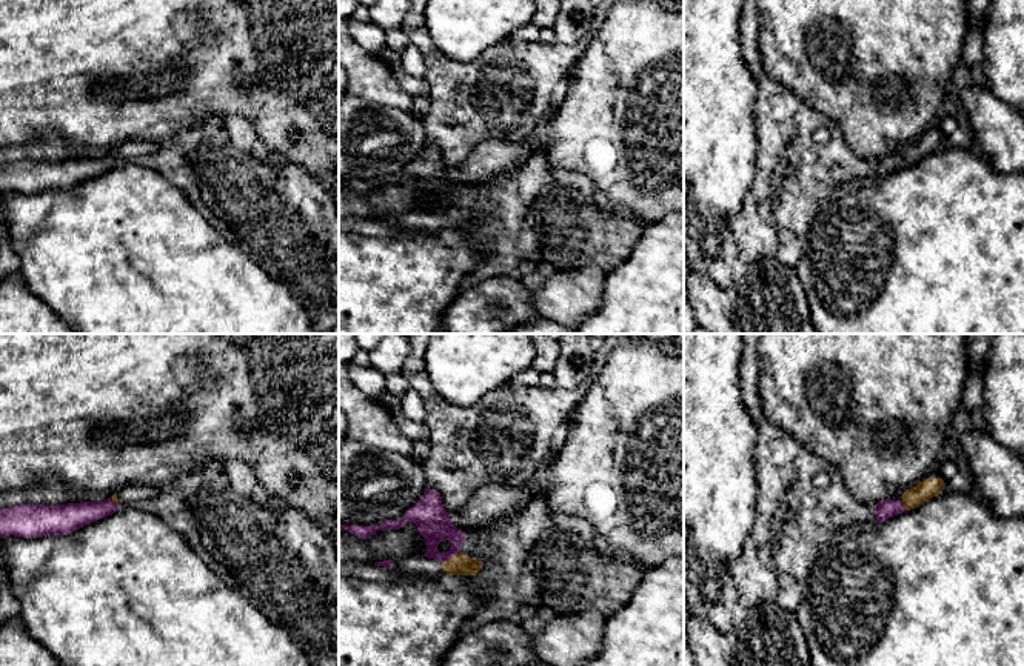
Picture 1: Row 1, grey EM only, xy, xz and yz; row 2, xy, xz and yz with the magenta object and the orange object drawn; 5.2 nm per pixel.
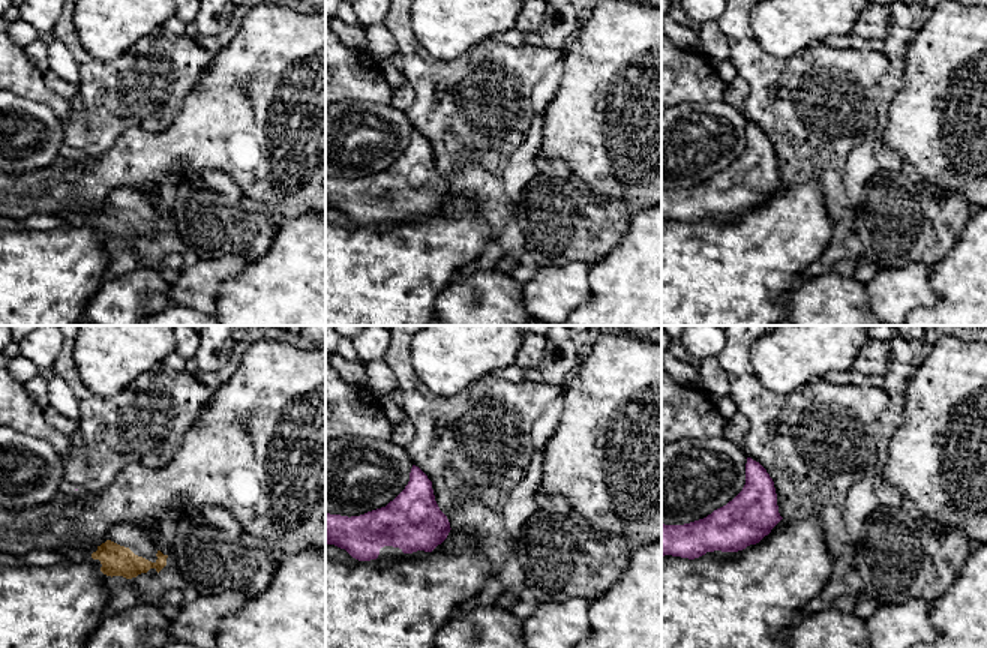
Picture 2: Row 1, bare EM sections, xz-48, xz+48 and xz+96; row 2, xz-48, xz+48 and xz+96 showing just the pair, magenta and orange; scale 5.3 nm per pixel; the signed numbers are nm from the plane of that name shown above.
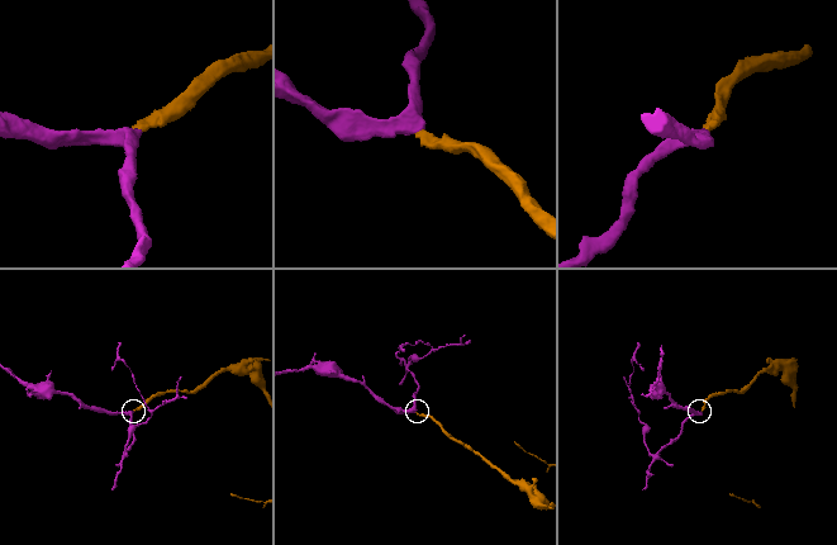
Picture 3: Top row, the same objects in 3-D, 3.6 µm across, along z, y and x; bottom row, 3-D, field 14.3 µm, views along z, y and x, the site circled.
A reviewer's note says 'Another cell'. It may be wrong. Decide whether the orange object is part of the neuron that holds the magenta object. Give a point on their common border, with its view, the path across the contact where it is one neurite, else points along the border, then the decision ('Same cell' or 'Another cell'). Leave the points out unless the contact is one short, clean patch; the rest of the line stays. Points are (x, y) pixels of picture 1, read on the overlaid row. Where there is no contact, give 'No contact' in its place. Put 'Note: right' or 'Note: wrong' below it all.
Touches magenta at xz (451, 557). Path across: xz (433, 522), (455, 540), (451, 557), (459, 565). Same cell
Note: wrong

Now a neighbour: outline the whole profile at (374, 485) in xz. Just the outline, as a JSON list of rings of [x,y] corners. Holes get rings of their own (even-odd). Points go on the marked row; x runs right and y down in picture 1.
[[[353,440],[339,445],[339,524],[400,520],[423,492],[420,458]]]

